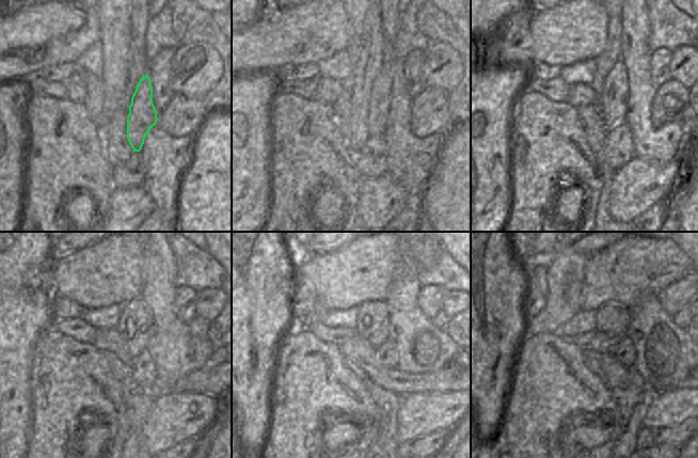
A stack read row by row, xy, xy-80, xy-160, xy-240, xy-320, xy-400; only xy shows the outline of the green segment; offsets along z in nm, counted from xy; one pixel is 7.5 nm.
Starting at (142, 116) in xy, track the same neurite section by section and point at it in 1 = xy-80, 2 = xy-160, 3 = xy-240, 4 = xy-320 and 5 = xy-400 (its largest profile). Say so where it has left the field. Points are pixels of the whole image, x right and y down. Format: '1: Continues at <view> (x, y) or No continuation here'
1: Continues at xy-80 (379, 104)
2: Continues at xy-160 (613, 99)
3: Continues at xy-240 (136, 318)
4: Continues at xy-320 (373, 326)
5: Continues at xy-400 (612, 318)

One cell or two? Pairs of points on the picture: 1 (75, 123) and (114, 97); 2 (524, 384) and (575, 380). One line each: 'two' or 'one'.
1: two
2: one

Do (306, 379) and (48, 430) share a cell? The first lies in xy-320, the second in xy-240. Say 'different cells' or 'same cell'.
same cell

